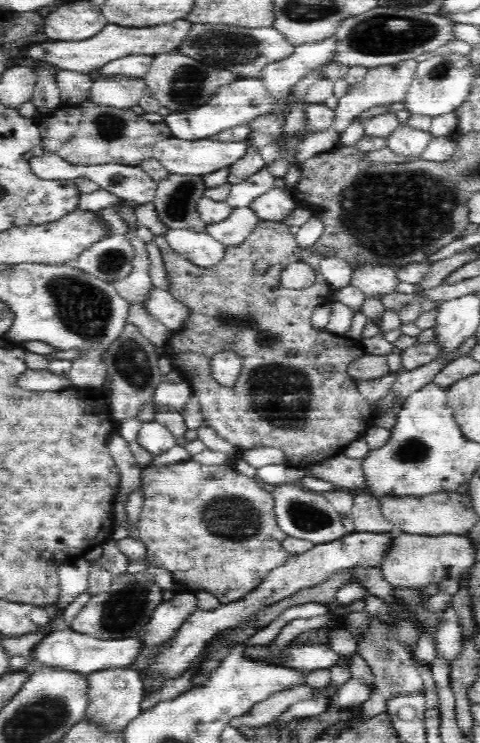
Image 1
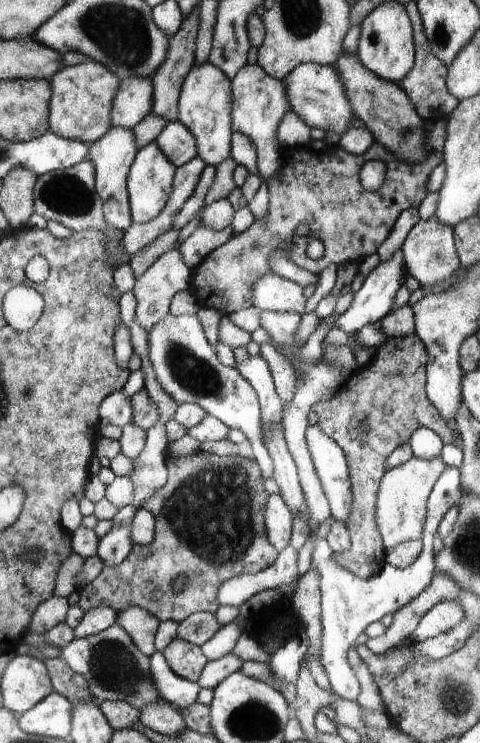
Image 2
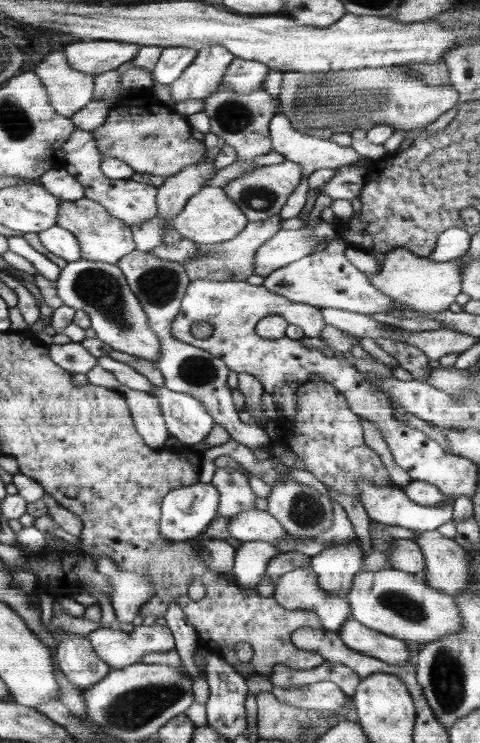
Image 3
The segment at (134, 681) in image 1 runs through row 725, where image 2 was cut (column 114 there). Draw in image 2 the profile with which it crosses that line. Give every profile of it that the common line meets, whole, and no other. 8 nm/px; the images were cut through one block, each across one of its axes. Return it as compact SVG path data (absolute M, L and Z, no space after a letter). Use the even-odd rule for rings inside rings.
M142 76L126 78L112 111L115 126L135 130L140 122L155 112L155 94L155 78Z

